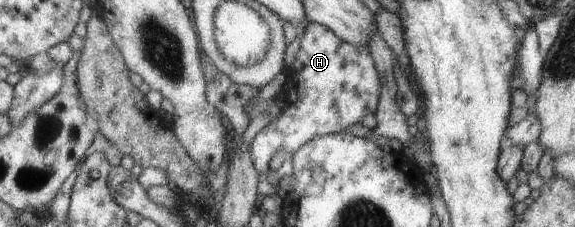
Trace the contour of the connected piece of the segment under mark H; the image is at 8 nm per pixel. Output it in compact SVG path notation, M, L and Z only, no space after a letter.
M309 22L300 40L293 67L290 68L290 89L284 91L286 108L282 114L272 118L262 127L249 143L252 163L255 170L261 174L268 170L268 161L277 151L287 152L291 156L293 151L305 141L313 137L335 134L346 131L351 125L358 124L364 115L374 113L379 98L379 79L374 69L373 57L366 46L353 46L343 42L330 29L316 22Z

